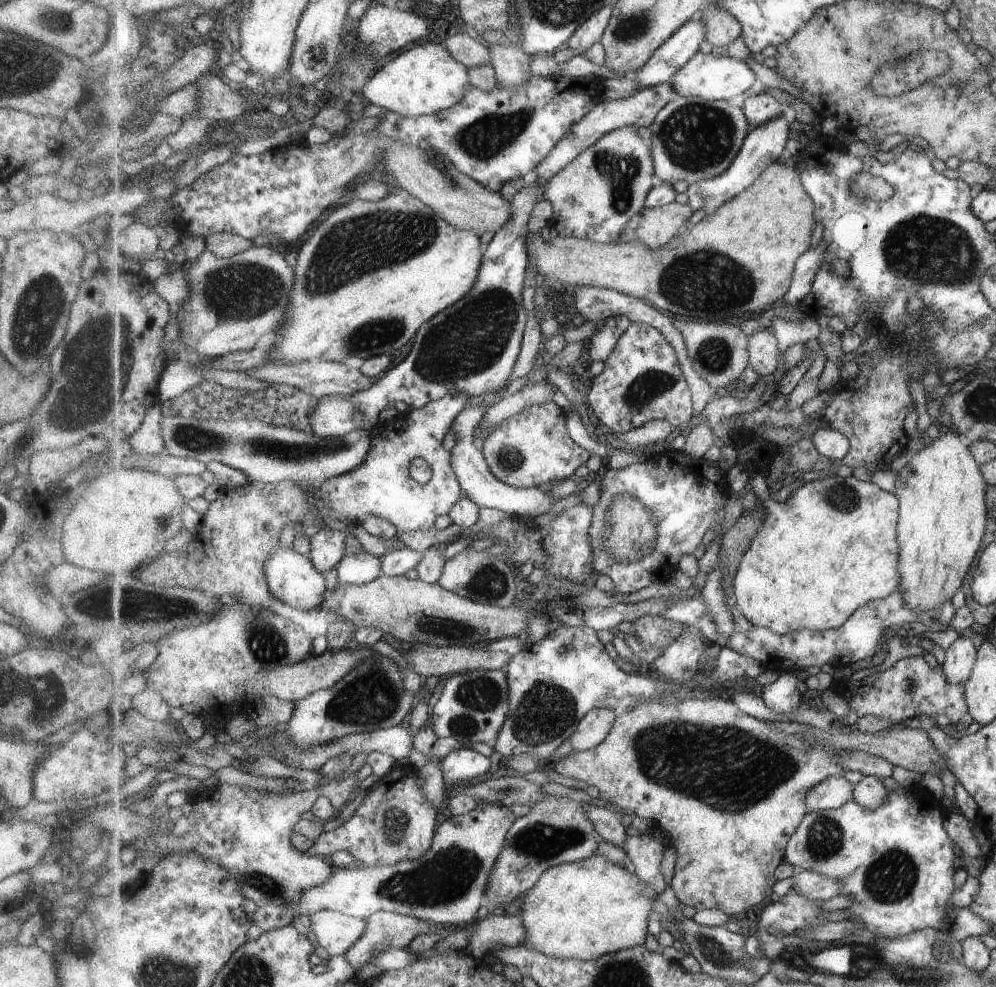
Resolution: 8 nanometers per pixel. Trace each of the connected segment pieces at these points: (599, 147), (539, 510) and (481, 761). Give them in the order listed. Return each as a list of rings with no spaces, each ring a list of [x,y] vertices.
[[[625,126],[609,132],[575,157],[547,184],[543,198],[549,200],[553,215],[549,222],[561,237],[572,237],[598,243],[613,243],[623,236],[629,220],[646,208],[649,192],[662,182],[656,177],[653,164],[653,148],[649,140],[637,134],[639,126]]]
[[[482,403],[477,407],[466,407],[460,415],[457,415],[455,424],[451,428],[451,433],[455,438],[455,444],[450,450],[452,463],[457,478],[460,480],[462,492],[465,492],[479,506],[497,508],[513,517],[529,516],[530,519],[533,519],[539,518],[541,514],[549,514],[555,508],[557,498],[546,487],[514,487],[505,484],[491,472],[491,468],[489,468],[484,456],[484,451],[475,444],[477,427],[483,422],[487,411],[488,406],[483,406]]]
[[[464,747],[451,751],[442,759],[441,764],[446,784],[451,786],[471,784],[481,776],[485,776],[492,766],[491,757]]]

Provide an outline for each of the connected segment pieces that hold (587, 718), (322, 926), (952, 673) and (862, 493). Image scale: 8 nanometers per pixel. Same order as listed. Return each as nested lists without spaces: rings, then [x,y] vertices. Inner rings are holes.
[[[597,708],[583,716],[575,734],[570,736],[573,751],[587,751],[608,738],[619,713],[609,708]]]
[[[333,909],[321,910],[313,926],[321,954],[329,959],[331,965],[338,955],[346,955],[363,938],[365,930],[364,918],[344,915]]]
[[[966,632],[945,651],[943,672],[951,684],[965,689],[977,662],[979,643],[980,640]]]
[[[853,474],[842,478],[834,475],[806,482],[784,502],[769,498],[771,516],[763,521],[761,530],[753,538],[743,556],[737,576],[733,580],[737,610],[747,621],[777,634],[791,634],[797,630],[838,629],[851,615],[868,602],[891,596],[901,577],[899,574],[898,524],[900,497],[879,488],[877,484],[859,480]]]

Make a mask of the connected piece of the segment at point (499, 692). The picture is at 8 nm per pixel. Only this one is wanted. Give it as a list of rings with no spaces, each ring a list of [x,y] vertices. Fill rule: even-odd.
[[[479,669],[452,675],[432,708],[431,728],[439,738],[454,738],[459,743],[484,742],[492,748],[509,718],[509,679],[506,669]]]

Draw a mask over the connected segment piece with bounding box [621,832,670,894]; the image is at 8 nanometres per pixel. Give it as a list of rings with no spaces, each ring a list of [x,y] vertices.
[[[642,832],[640,835],[627,836],[627,842],[621,846],[631,862],[635,864],[635,871],[639,878],[643,878],[649,886],[657,888],[657,894],[663,894],[669,883],[661,874],[661,862],[663,862],[663,844],[650,834]]]

